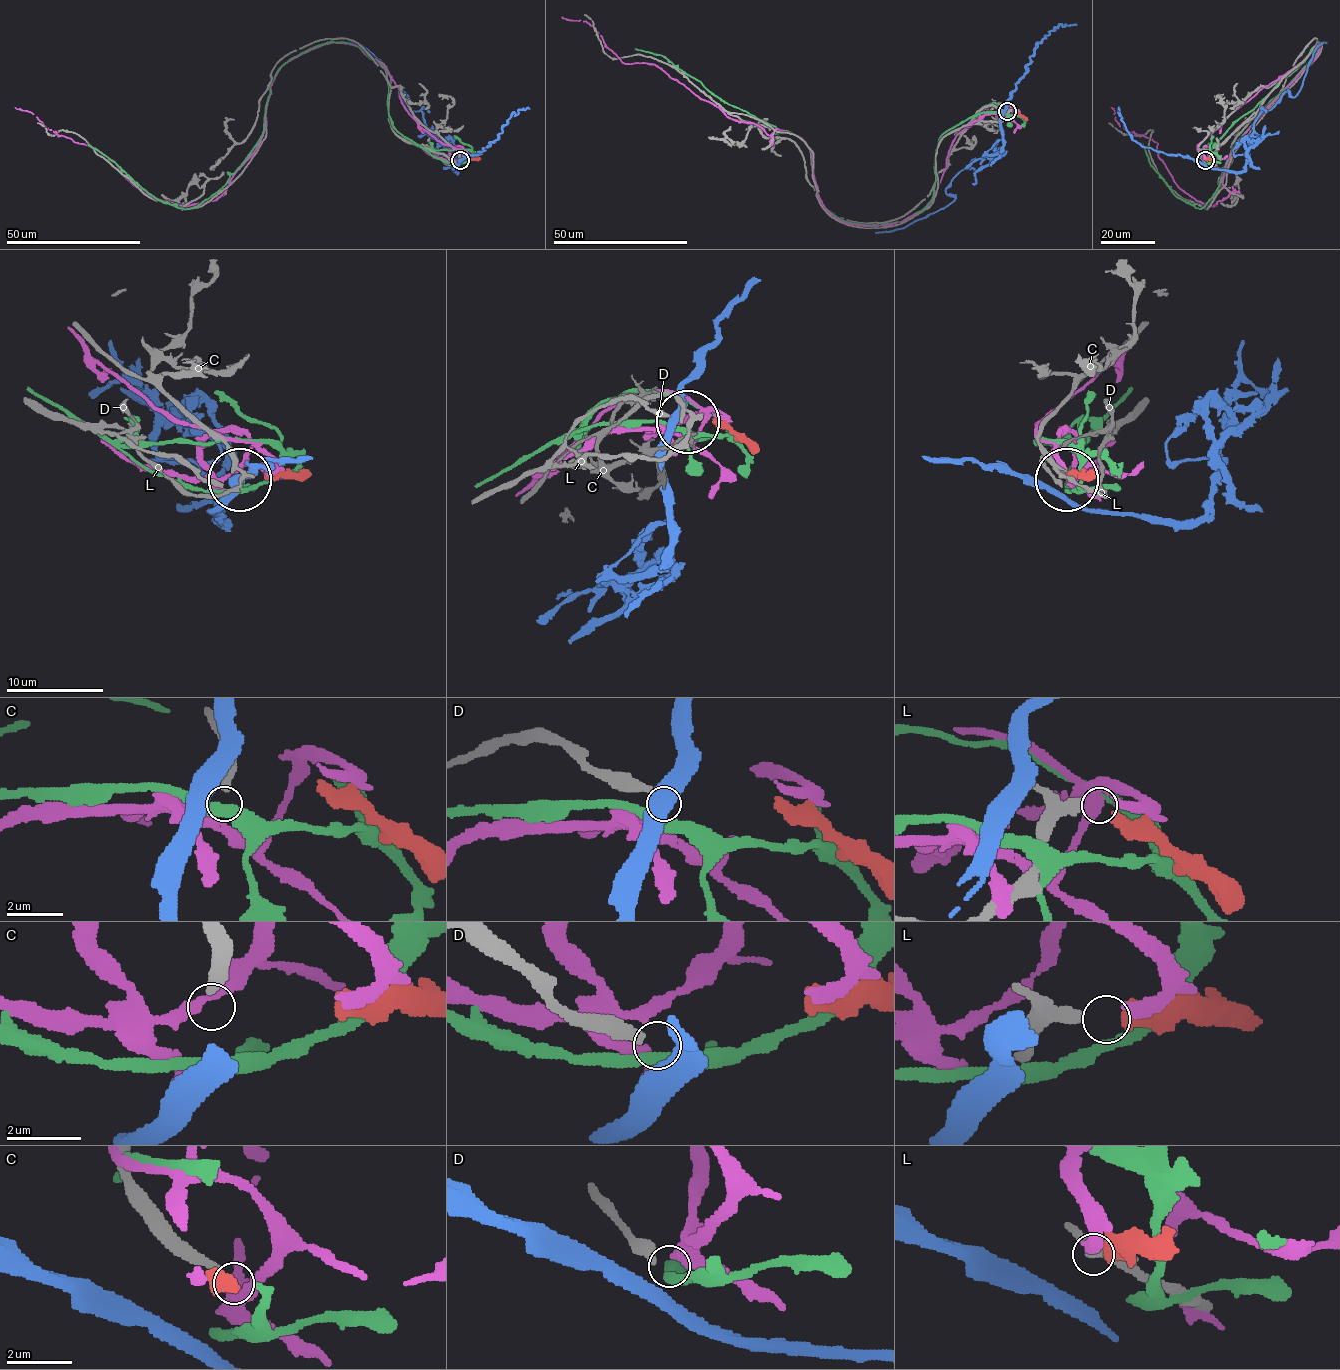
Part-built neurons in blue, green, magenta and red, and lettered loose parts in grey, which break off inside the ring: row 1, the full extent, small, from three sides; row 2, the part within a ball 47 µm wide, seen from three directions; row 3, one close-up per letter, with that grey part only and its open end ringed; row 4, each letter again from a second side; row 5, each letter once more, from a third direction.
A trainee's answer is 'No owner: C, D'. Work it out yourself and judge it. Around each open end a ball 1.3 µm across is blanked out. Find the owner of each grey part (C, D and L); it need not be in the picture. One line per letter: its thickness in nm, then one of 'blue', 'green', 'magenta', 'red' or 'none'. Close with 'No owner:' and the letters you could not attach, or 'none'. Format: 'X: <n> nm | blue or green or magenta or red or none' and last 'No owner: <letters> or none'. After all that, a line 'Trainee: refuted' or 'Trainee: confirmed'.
C: 320 nm | none
D: 320 nm | none
L: 360 nm | red
No owner: C, D
Trainee: confirmed

